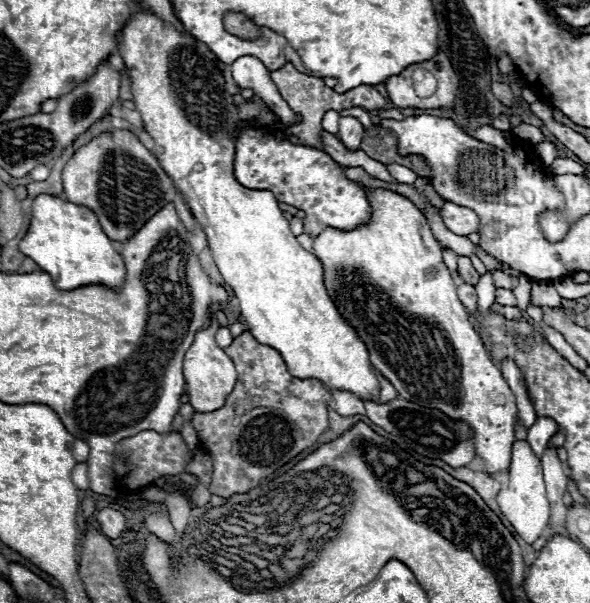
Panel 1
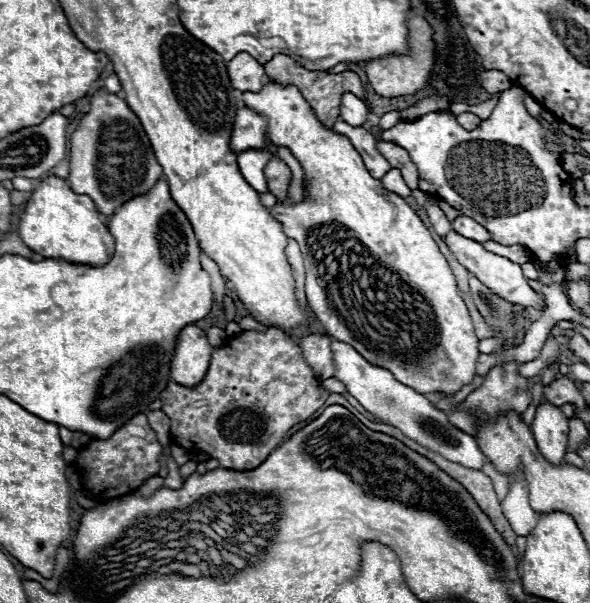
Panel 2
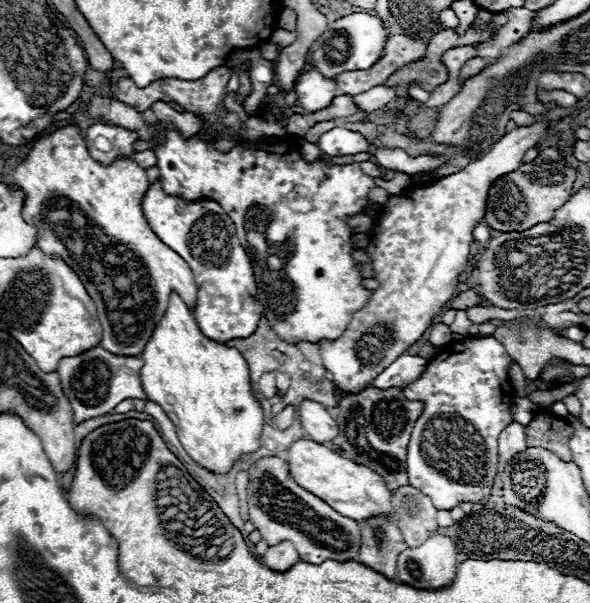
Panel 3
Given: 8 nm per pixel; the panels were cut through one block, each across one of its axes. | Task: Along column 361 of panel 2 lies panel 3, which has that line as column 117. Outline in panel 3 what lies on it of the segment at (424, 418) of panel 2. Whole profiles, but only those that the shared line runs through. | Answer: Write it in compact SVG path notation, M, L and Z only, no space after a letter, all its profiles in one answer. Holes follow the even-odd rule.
M94 346L78 356L68 356L58 362L56 372L60 374L60 386L64 396L72 406L74 422L82 422L86 418L102 416L114 410L120 400L126 398L146 398L140 382L140 368L144 360L140 356L116 356L102 346Z

